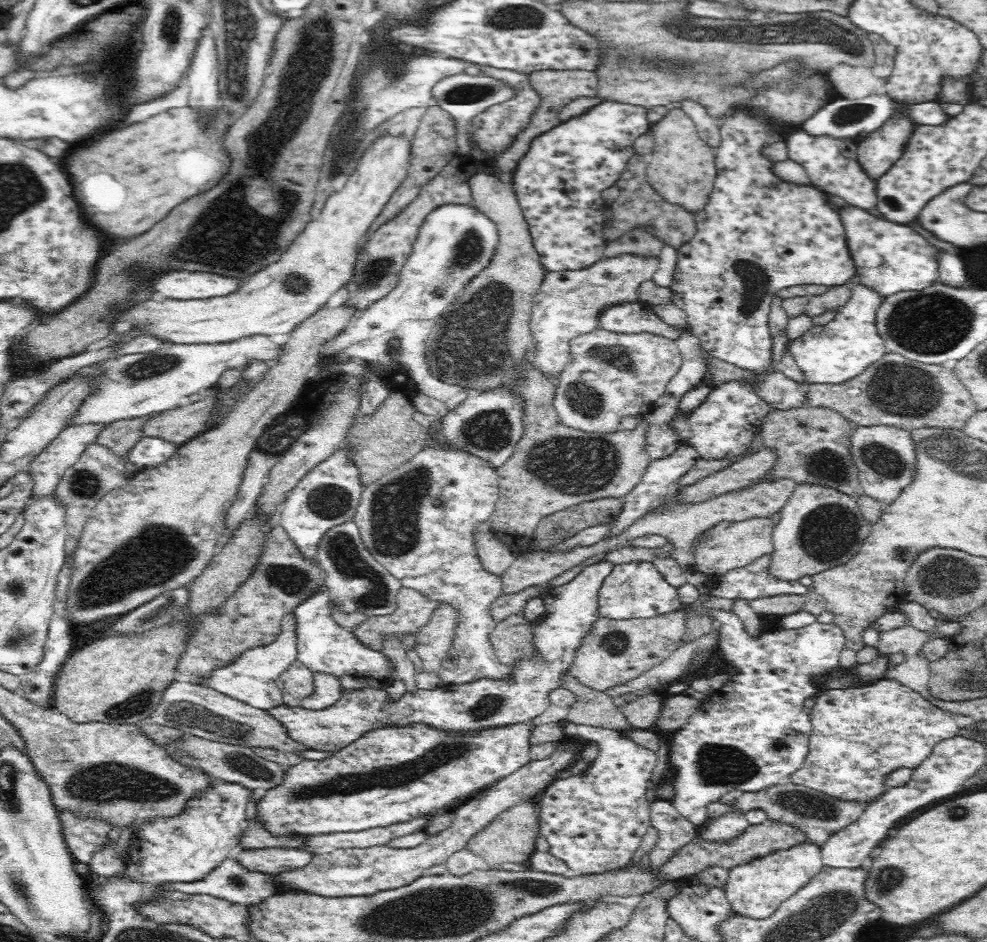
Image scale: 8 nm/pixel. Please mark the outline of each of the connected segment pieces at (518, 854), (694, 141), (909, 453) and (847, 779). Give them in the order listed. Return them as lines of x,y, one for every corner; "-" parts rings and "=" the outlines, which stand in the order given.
530,799
520,800
510,809
497,814
467,842
466,847
474,854
481,856
489,868
499,868
506,862
528,864
531,855
535,852
535,840
539,835
539,808
=
671,109
666,116
650,126
654,132
653,151
645,155
647,159
647,180
654,191
666,201
678,204
690,212
704,209
712,193
716,178
716,148
706,145
698,137
692,119
682,109
=
853,426
847,434
848,456
857,469
860,490
883,504
890,504
913,478
915,444
908,431
889,426
=
834,670
818,679
822,689
814,696
810,710
811,729
808,754
800,770
793,772
790,783
820,791
846,803
870,804
876,802
889,788
886,779
898,768
915,769
932,754
936,744
956,737
960,728
952,714
945,713
918,692
893,682
881,679
871,684
856,682
852,670

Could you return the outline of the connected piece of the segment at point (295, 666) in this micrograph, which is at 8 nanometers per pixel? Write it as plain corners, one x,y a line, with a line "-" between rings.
296,659
281,673
276,685
281,691
284,705
301,706
302,700
314,694
314,672

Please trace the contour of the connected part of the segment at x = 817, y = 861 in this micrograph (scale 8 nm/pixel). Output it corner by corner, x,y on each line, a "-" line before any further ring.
806,840
730,868
723,888
734,914
760,920
770,916
784,900
808,884
824,865
821,846
814,840

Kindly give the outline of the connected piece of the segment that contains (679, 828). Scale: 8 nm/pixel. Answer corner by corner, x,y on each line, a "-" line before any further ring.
655,799
651,803
651,826
658,829
659,839
650,851
650,875
664,884
661,868
679,854
679,850
700,838
699,828
680,815
670,801

